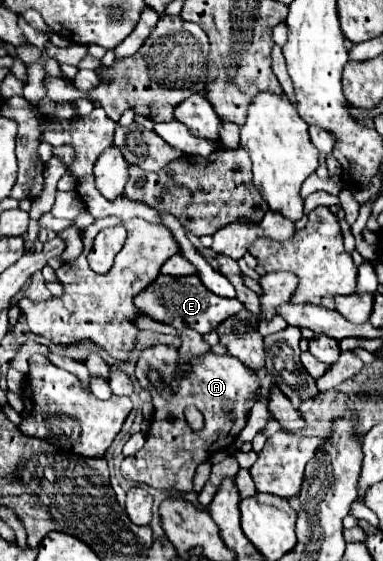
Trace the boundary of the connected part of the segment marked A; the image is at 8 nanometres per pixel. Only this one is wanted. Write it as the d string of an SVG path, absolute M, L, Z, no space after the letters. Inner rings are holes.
M154 346L140 354L140 360L136 364L138 382L150 386L148 372L156 370L162 382L168 384L176 394L170 402L158 398L156 394L154 416L146 432L146 444L134 456L124 458L120 472L130 482L148 484L156 490L172 490L184 494L192 490L192 478L198 464L206 462L218 450L228 450L234 444L236 436L244 430L246 420L250 416L250 408L260 390L260 378L256 376L254 370L248 370L238 358L228 354L218 356L206 352L200 358L194 358L192 374L182 378L172 376L176 364L178 364L178 350L170 346ZM188 404L194 404L204 414L204 428L200 432L192 432L184 420L184 408ZM164 426L168 426L172 436L164 436Z

